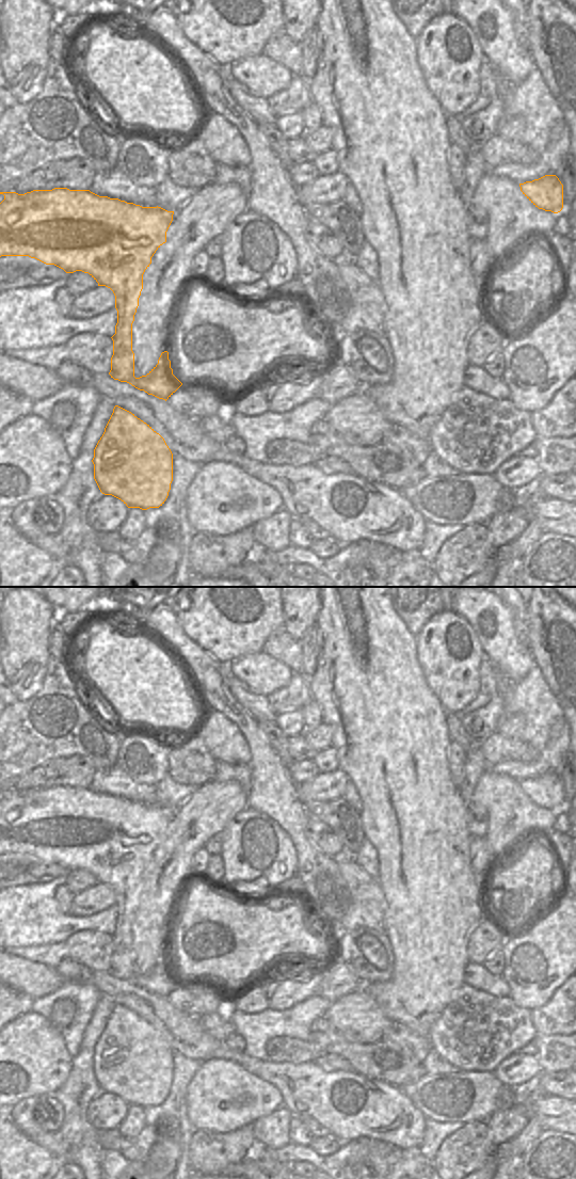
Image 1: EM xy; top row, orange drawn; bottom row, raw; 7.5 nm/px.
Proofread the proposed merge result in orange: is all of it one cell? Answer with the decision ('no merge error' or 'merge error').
no merge error

